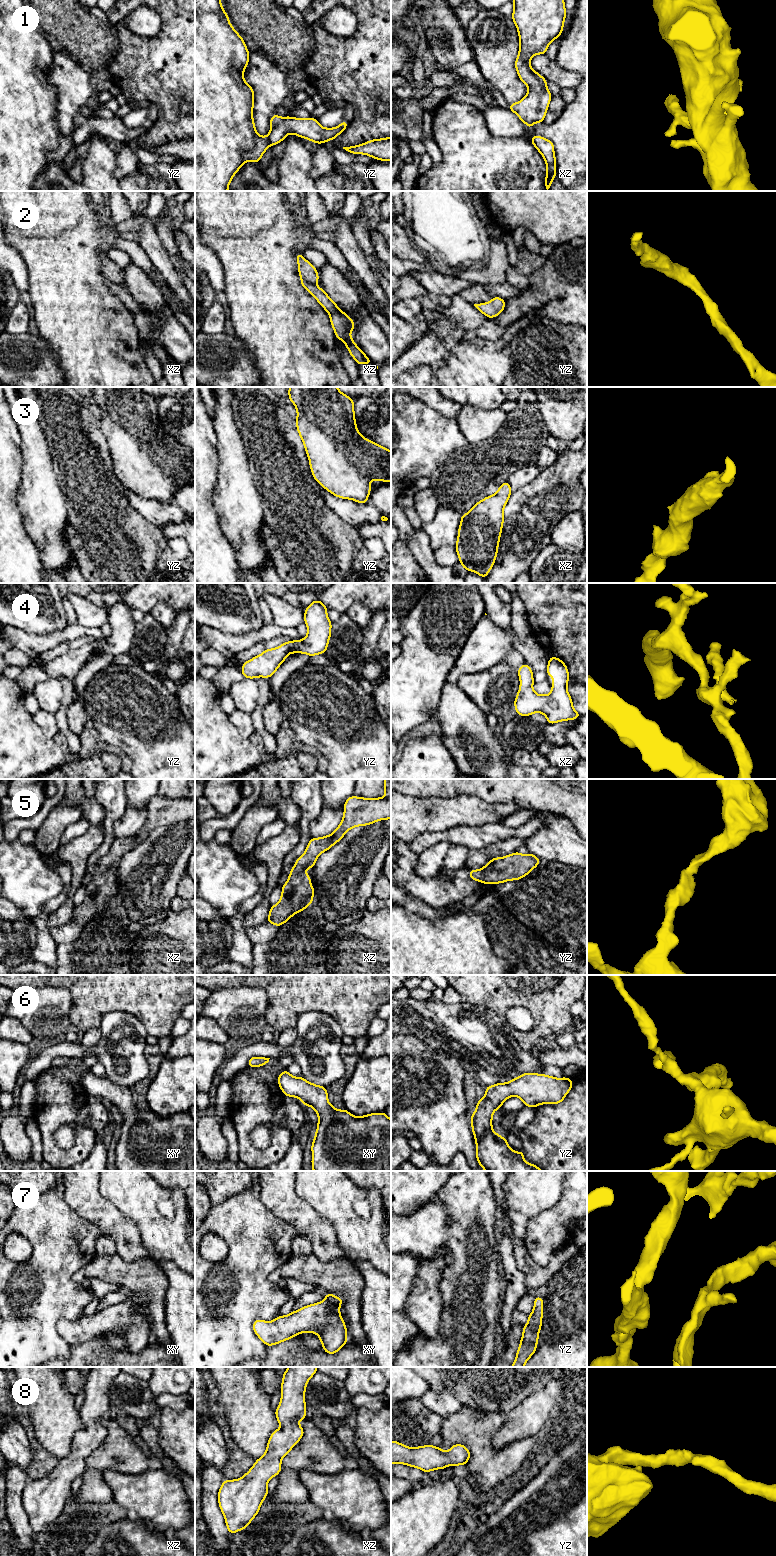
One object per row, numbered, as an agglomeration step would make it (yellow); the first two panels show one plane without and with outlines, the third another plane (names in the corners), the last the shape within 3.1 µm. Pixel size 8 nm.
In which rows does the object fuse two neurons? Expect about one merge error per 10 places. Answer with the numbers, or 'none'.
none

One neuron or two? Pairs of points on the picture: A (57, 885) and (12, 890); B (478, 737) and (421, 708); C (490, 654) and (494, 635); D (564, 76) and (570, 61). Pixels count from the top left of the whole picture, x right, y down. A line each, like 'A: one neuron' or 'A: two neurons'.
A: one neuron
B: two neurons
C: one neuron
D: two neurons

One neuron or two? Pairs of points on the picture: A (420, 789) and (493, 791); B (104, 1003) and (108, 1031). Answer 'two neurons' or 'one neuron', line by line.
A: one neuron
B: two neurons

